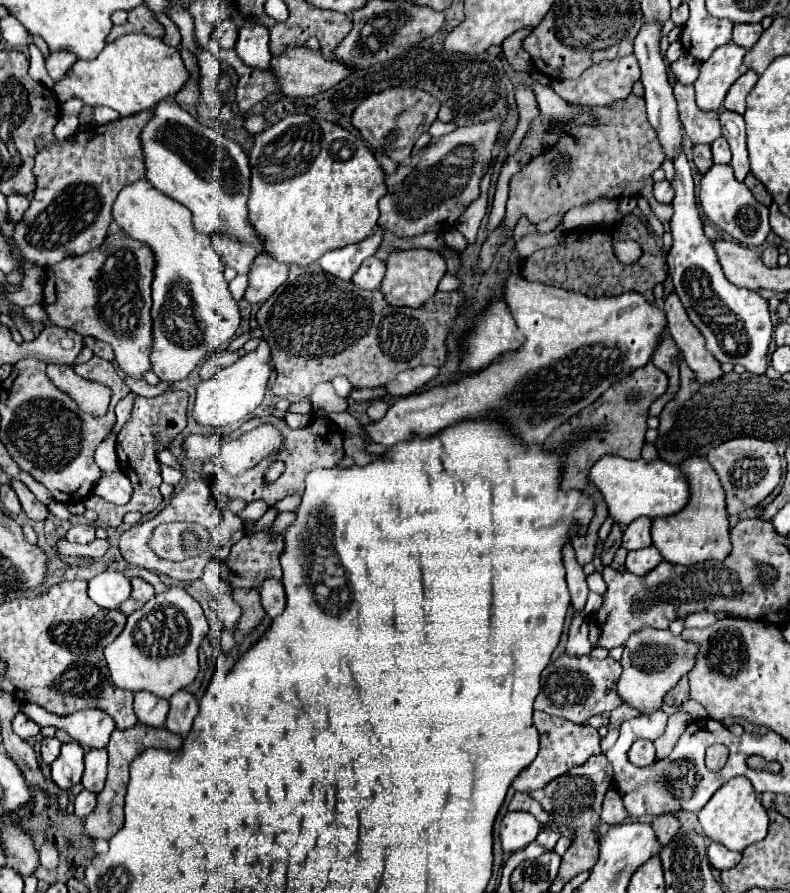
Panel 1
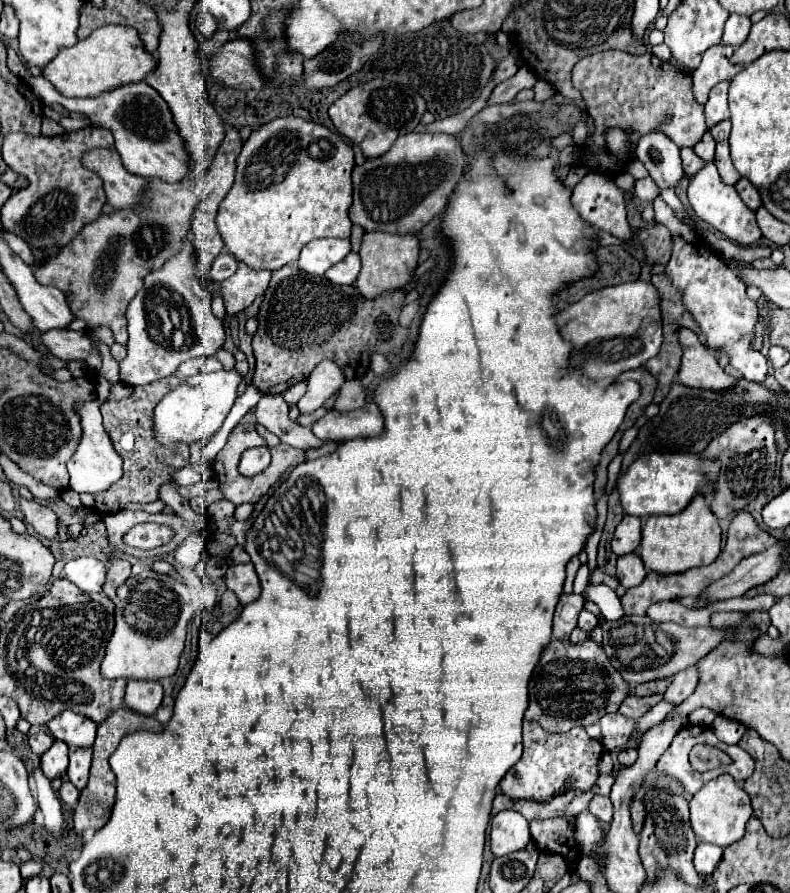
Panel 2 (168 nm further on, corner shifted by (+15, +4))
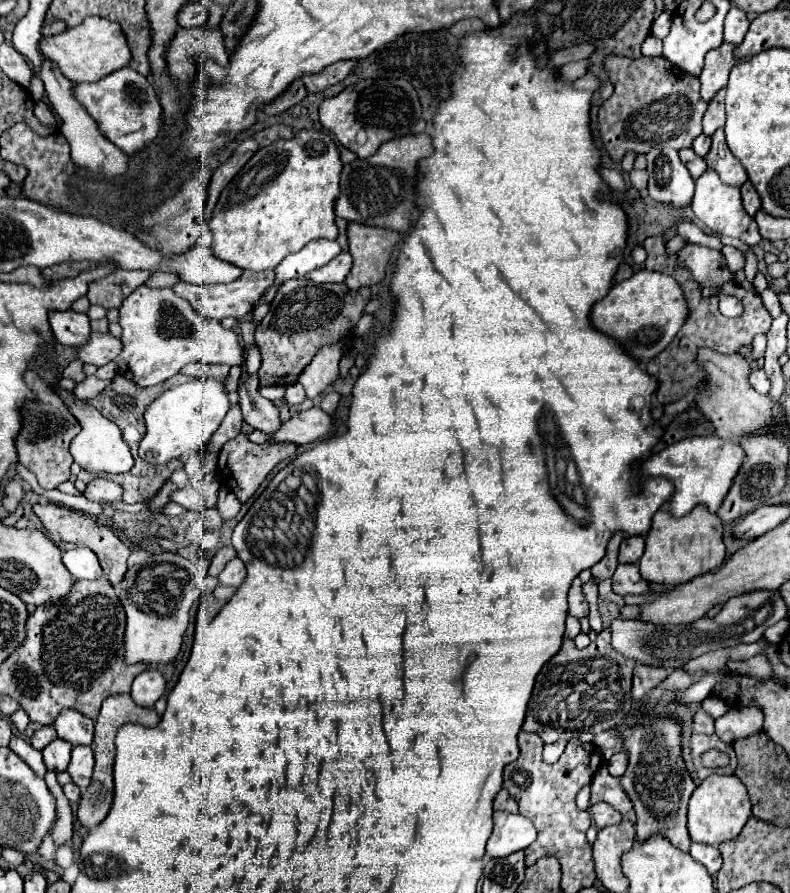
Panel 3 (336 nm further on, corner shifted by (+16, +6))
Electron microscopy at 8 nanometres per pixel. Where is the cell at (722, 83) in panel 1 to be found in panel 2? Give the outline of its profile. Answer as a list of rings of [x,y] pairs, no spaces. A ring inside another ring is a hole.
[[[721,43],[715,47],[709,47],[703,53],[701,65],[693,71],[693,97],[695,97],[695,101],[705,105],[709,91],[719,81],[733,79],[743,69],[741,65],[733,65],[729,61],[731,55],[733,55],[733,47],[725,47]]]

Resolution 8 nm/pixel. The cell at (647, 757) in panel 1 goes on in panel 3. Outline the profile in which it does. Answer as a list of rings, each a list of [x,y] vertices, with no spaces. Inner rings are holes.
[[[620,751],[620,753],[614,753],[612,759],[608,761],[608,771],[614,777],[622,777],[626,771],[626,765],[628,765],[628,755],[624,751]]]

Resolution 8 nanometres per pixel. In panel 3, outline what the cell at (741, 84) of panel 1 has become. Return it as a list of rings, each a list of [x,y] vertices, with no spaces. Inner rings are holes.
[[[726,89],[718,91],[716,97],[708,103],[708,109],[704,113],[704,135],[712,135],[716,129],[724,127],[724,95]]]

